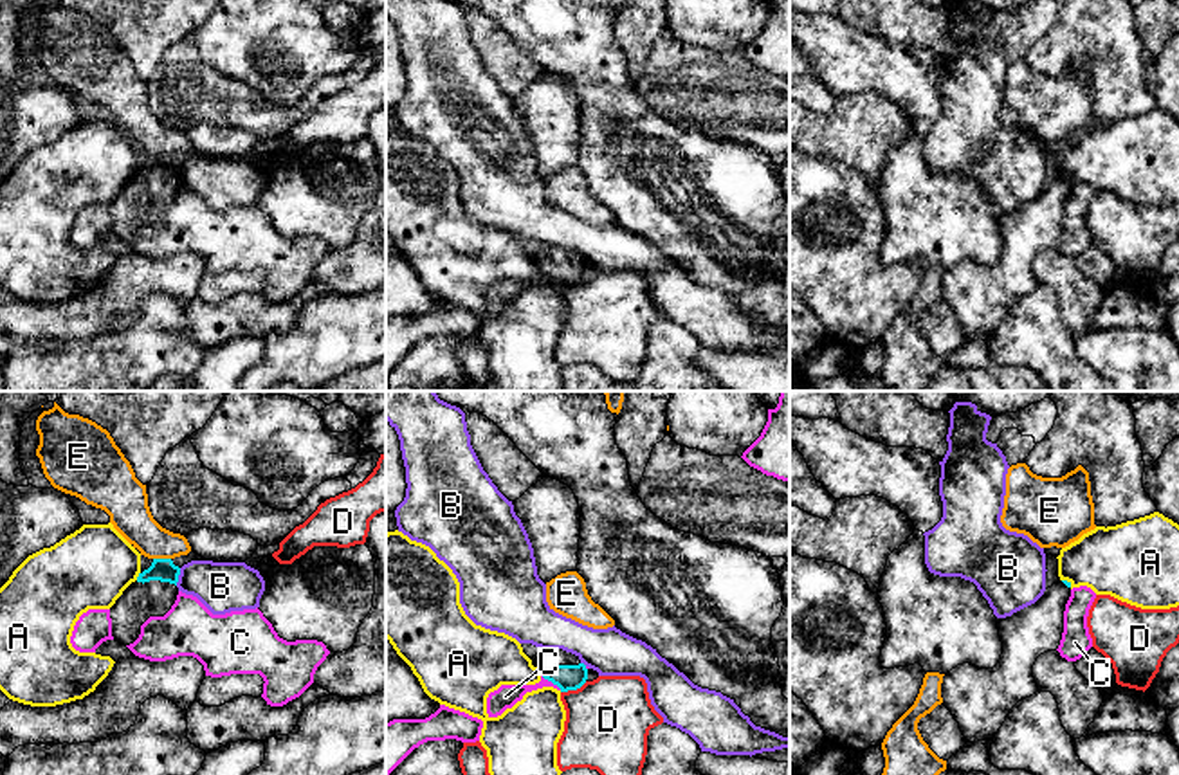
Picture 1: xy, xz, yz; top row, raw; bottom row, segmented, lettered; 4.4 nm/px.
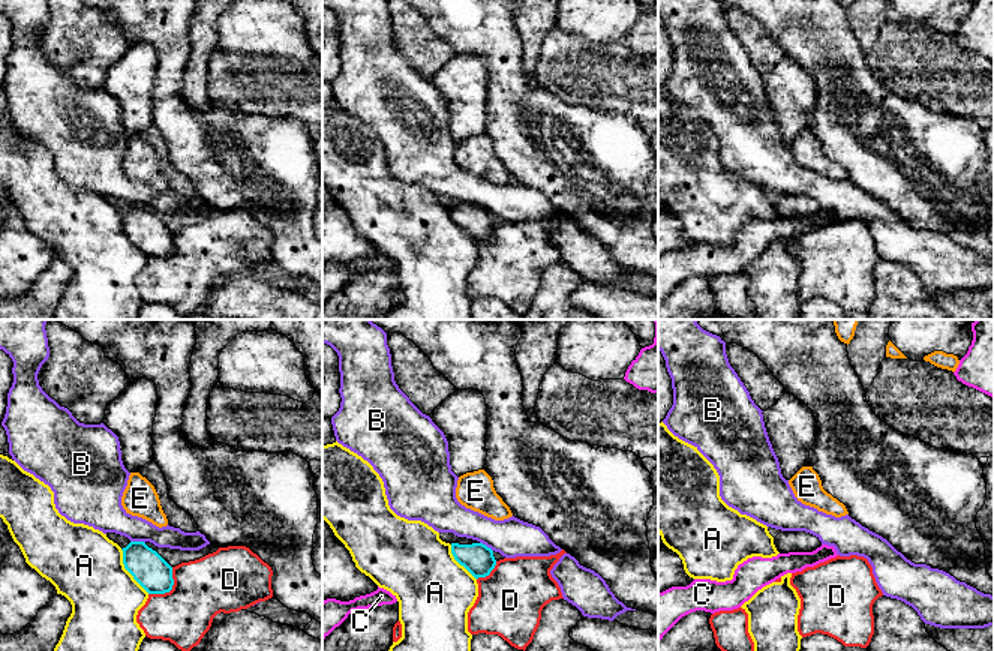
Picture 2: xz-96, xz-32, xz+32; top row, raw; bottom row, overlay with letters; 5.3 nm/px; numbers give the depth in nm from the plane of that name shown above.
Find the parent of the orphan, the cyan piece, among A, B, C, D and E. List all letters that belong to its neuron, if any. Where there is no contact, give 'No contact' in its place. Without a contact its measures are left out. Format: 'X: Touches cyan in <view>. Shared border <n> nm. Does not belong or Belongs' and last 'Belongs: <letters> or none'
A: Touches cyan in xy. Shared border 40 nm. Does not belong
B: Touches cyan in xy. Shared border 80 nm. Does not belong
C: Touches cyan in xz. Shared border 120 nm. Does not belong
D: Touches cyan in xz. Shared border 130 nm. Does not belong
E: Touches cyan in xy. Shared border 80 nm. Does not belong
Belongs: none

